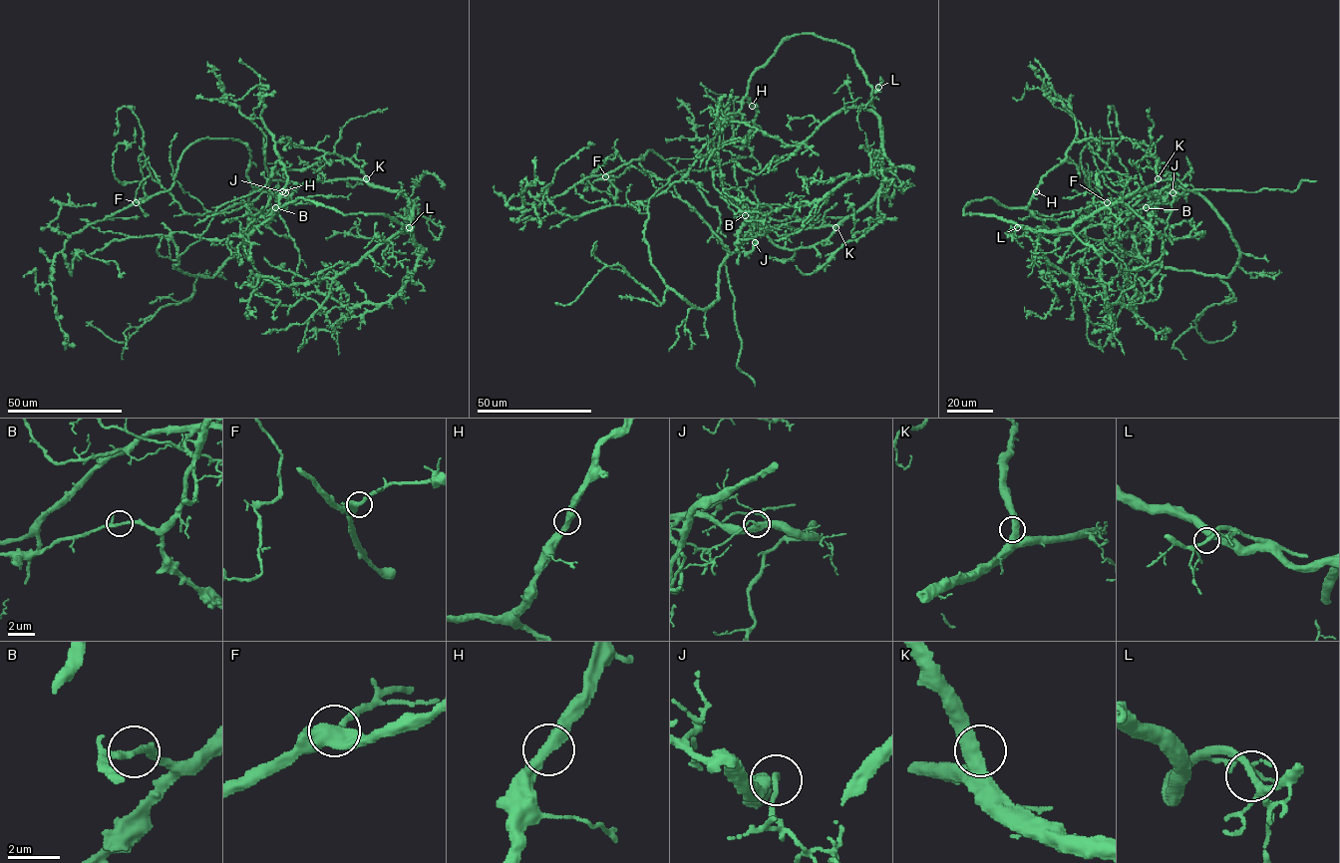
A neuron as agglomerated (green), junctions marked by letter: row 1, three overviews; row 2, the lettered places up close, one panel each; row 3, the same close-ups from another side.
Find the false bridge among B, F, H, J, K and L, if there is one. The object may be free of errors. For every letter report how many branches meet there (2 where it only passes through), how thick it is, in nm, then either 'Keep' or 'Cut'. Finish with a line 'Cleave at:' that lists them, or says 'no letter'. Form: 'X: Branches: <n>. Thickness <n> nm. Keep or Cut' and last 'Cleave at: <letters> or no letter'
B: Branches: 2. Thickness 240 nm. Keep
F: Branches: 2. Thickness 480 nm. Keep
H: Branches: 2. Thickness 440 nm. Keep
J: Branches: 2. Thickness 400 nm. Cut
K: Branches: 2. Thickness 480 nm. Keep
L: Branches: 2. Thickness 260 nm. Keep
Cleave at: J

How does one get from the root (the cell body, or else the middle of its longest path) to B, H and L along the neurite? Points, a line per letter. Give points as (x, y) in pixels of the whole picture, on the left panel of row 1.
B: (285, 195), (290, 200), (279, 209), (275, 207)
H: (285, 195), (273, 195), (260, 217), (249, 225), (243, 243), (249, 258), (249, 235), (271, 217), (282, 190)
L: (285, 195), (306, 182), (366, 179), (397, 190), (413, 204), (412, 229), (403, 231), (405, 225), (409, 227)

